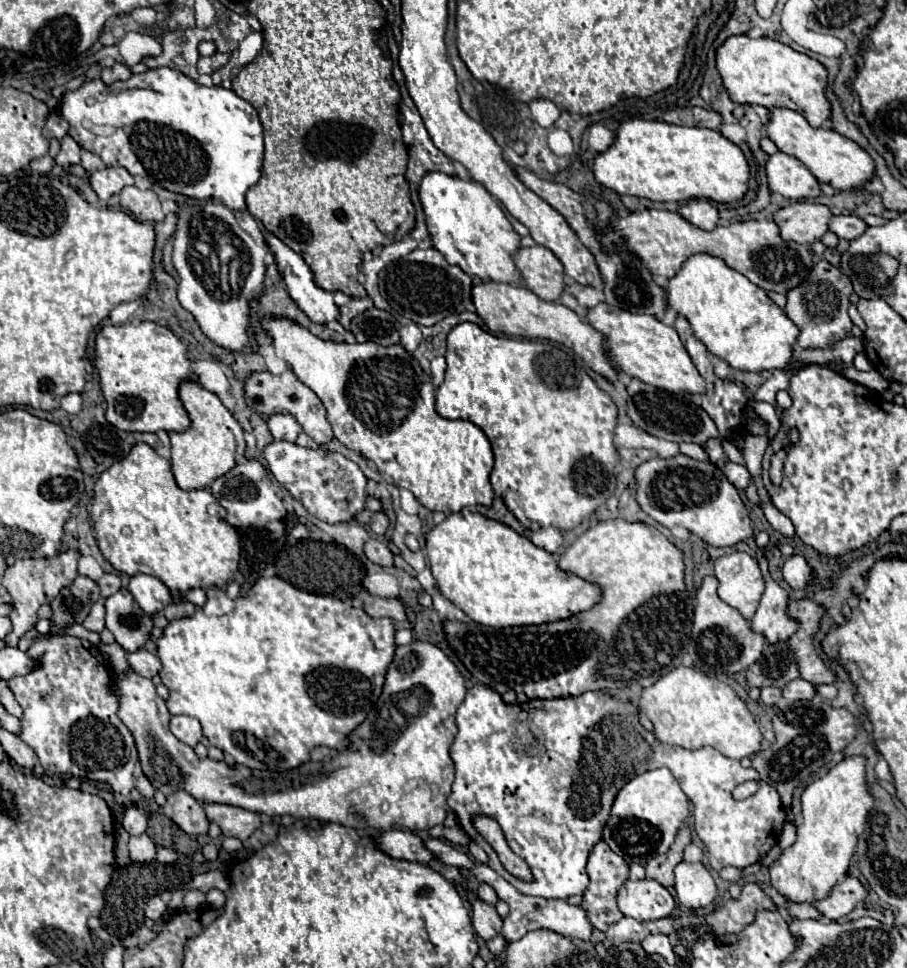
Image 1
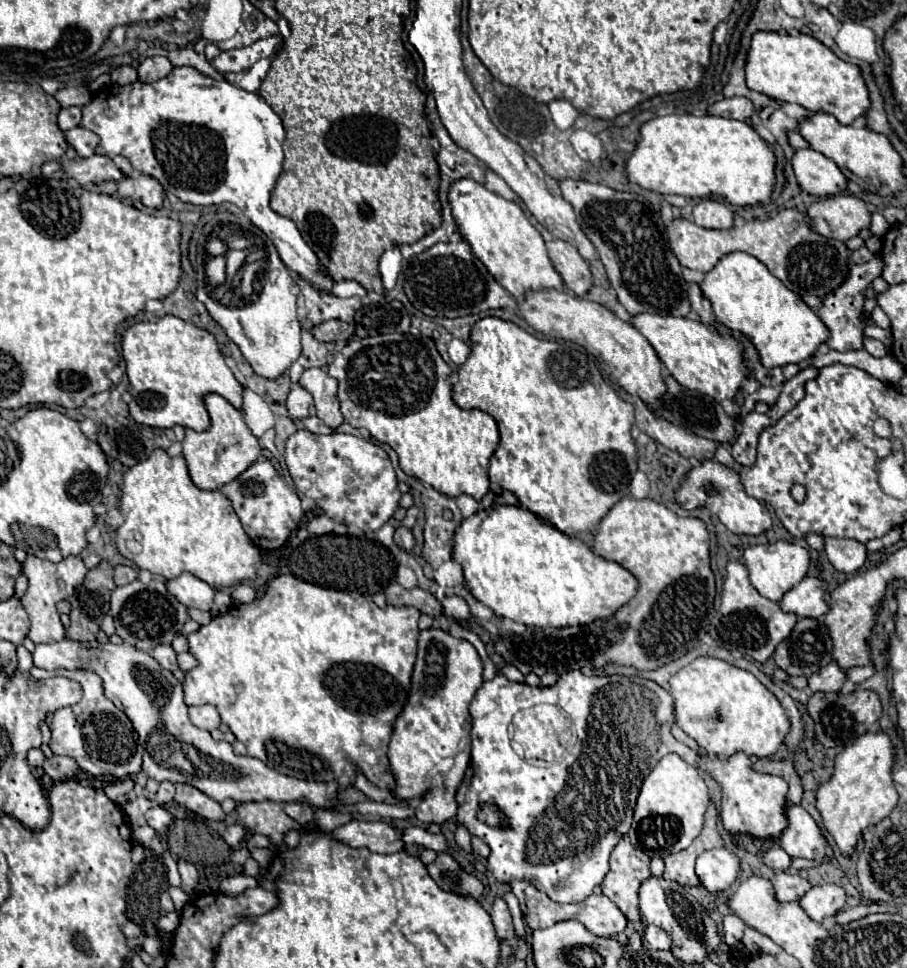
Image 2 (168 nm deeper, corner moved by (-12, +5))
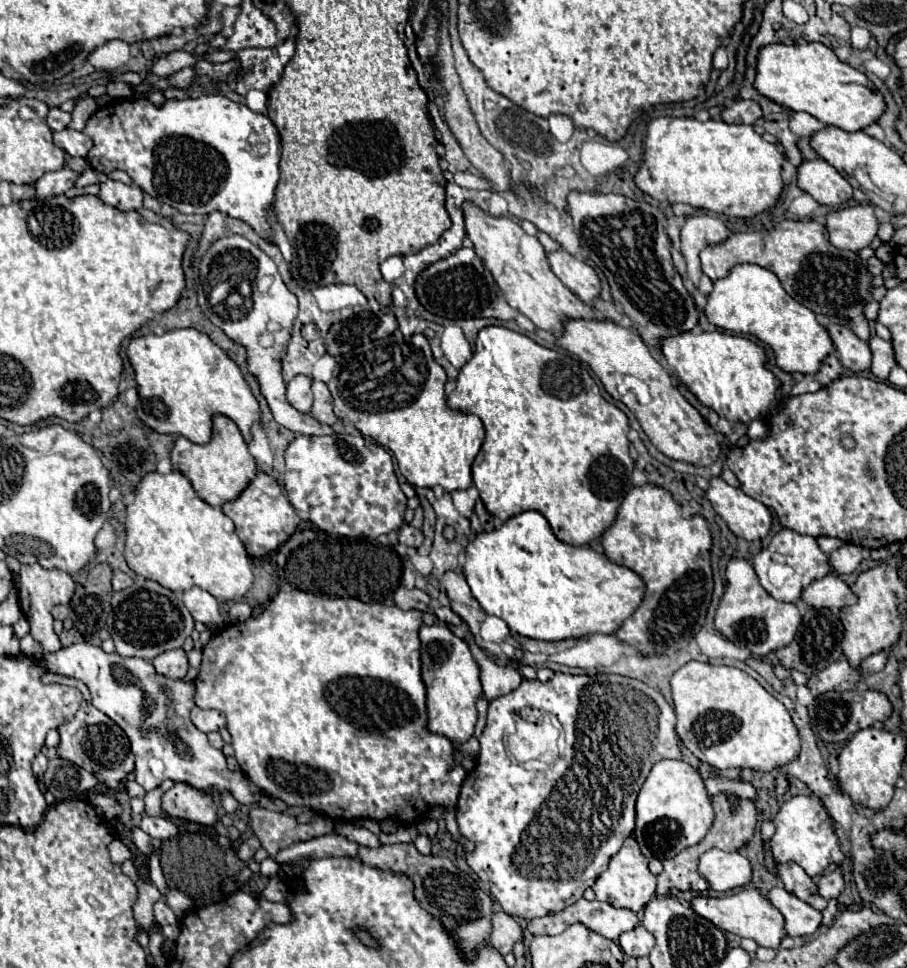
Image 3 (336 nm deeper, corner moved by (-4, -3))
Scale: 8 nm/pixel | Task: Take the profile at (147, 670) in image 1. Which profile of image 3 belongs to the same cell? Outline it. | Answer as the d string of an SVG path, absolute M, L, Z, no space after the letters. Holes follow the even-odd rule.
M172 649L168 653L154 657L152 665L158 675L164 675L168 679L182 679L188 669L188 659L182 649Z

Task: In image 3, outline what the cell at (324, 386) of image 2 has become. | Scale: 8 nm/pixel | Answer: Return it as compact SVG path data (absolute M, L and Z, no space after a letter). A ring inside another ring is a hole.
M312 381L312 393L314 393L314 405L312 405L312 417L320 423L334 425L338 419L332 411L332 395L328 391L328 385L322 381Z

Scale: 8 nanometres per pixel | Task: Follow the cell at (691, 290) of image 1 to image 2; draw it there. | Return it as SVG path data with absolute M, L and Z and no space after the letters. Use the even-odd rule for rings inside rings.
M736 251L722 257L718 265L706 273L700 287L710 299L716 319L728 329L740 331L752 339L764 367L804 363L816 353L818 345L826 343L830 337L828 327L802 297L792 293L764 263L748 253Z

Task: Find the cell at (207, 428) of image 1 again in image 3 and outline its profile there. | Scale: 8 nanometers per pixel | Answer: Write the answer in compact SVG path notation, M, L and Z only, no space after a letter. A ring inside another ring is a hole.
M224 415L214 417L212 439L206 445L196 445L188 439L178 437L174 443L174 449L170 453L170 461L176 471L186 475L186 479L194 487L196 495L212 507L220 507L222 503L236 499L240 495L240 491L256 475L256 461L248 453L246 441L242 439L236 423Z

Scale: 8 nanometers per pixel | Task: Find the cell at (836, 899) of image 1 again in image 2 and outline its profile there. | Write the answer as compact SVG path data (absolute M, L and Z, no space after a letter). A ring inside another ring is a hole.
M824 885L812 887L804 897L800 897L798 905L812 917L812 921L822 923L842 909L846 903L846 891L840 885Z

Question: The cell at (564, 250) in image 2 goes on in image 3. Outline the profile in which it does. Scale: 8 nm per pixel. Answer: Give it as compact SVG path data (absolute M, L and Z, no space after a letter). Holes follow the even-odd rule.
M550 251L548 263L554 275L584 303L590 303L600 293L600 279L596 271L584 261L568 255L566 251Z

